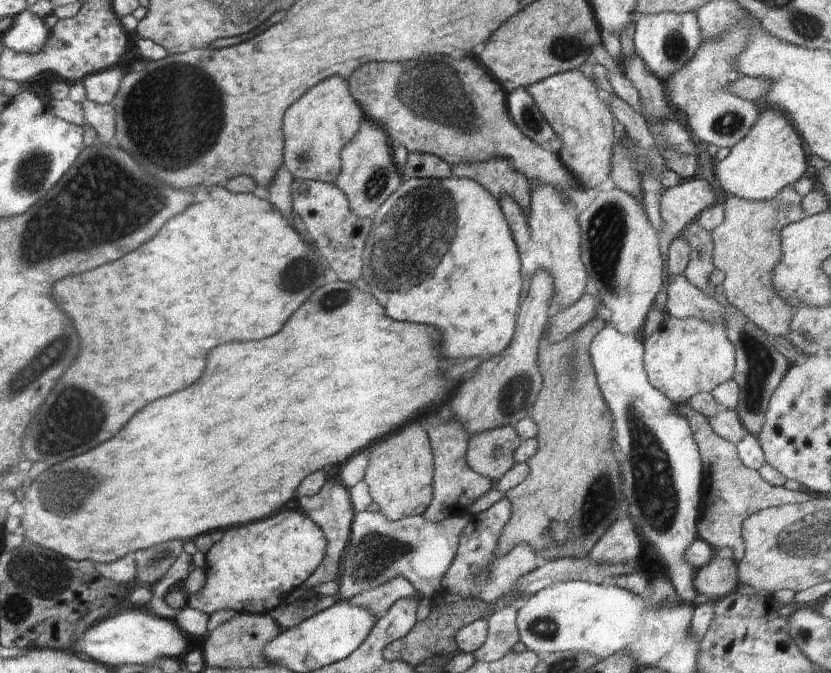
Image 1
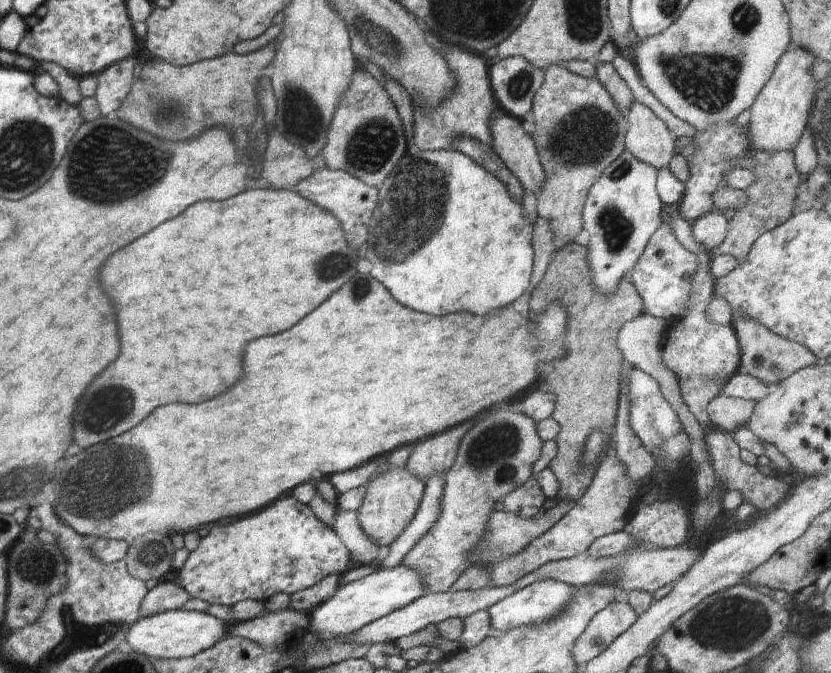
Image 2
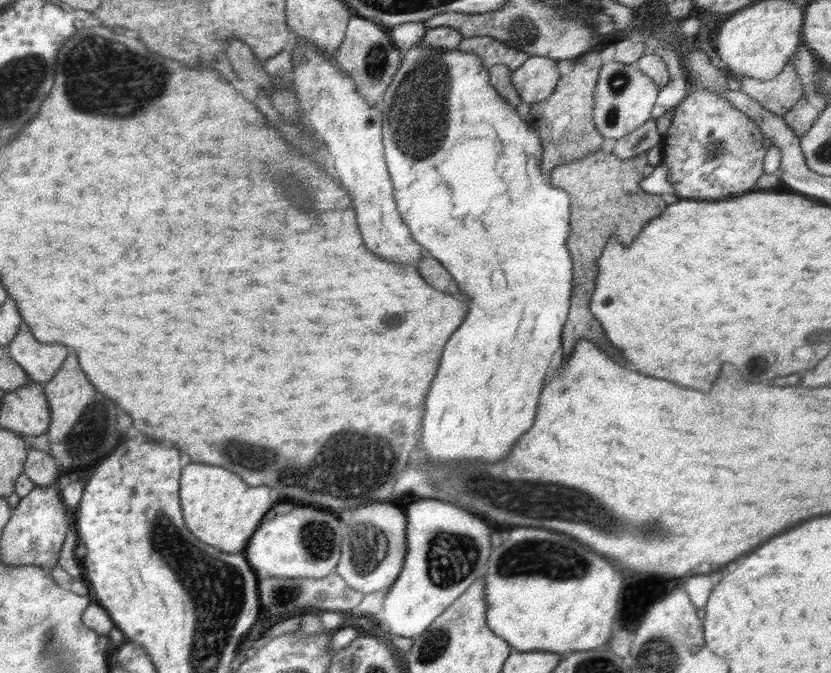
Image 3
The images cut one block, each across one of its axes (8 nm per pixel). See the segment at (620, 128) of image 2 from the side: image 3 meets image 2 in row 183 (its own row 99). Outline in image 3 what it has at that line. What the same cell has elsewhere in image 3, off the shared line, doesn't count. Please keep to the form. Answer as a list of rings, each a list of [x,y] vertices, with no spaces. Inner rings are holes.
[[[594,48],[575,58],[576,63],[572,66],[572,72],[560,76],[554,92],[547,99],[532,104],[525,116],[529,128],[538,132],[540,136],[539,142],[543,149],[542,174],[548,175],[554,170],[554,166],[582,160],[604,146],[604,136],[600,135],[596,123],[592,121],[592,110],[596,106],[594,88],[599,80],[600,70],[604,66],[604,60],[600,56],[602,50],[602,48]],[[550,146],[556,146],[558,152],[554,150],[550,152]]]

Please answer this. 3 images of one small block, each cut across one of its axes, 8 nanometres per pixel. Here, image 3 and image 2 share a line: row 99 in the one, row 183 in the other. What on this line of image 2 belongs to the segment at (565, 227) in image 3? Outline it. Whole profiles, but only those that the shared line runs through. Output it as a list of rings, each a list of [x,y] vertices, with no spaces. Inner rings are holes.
[[[410,143],[405,156],[399,160],[396,168],[392,170],[391,174],[388,174],[388,178],[377,189],[378,200],[372,214],[365,258],[373,266],[371,275],[379,280],[394,296],[394,300],[398,300],[402,306],[430,314],[430,316],[444,316],[444,314],[448,314],[448,310],[468,310],[470,314],[486,314],[490,310],[506,308],[508,304],[512,304],[514,300],[518,300],[524,294],[524,290],[530,285],[530,275],[532,274],[534,250],[530,240],[534,223],[526,218],[522,201],[516,200],[508,194],[506,184],[502,184],[501,180],[494,178],[488,170],[484,170],[469,156],[456,149],[420,150],[416,148],[416,145]]]

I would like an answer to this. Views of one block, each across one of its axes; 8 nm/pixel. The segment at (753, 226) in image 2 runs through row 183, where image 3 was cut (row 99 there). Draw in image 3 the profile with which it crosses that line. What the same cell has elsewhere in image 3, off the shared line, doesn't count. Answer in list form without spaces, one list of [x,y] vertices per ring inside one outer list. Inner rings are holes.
[[[793,62],[784,66],[784,71],[772,81],[750,79],[742,76],[741,89],[754,101],[760,103],[764,109],[778,115],[784,116],[803,94],[802,82],[797,78]]]

